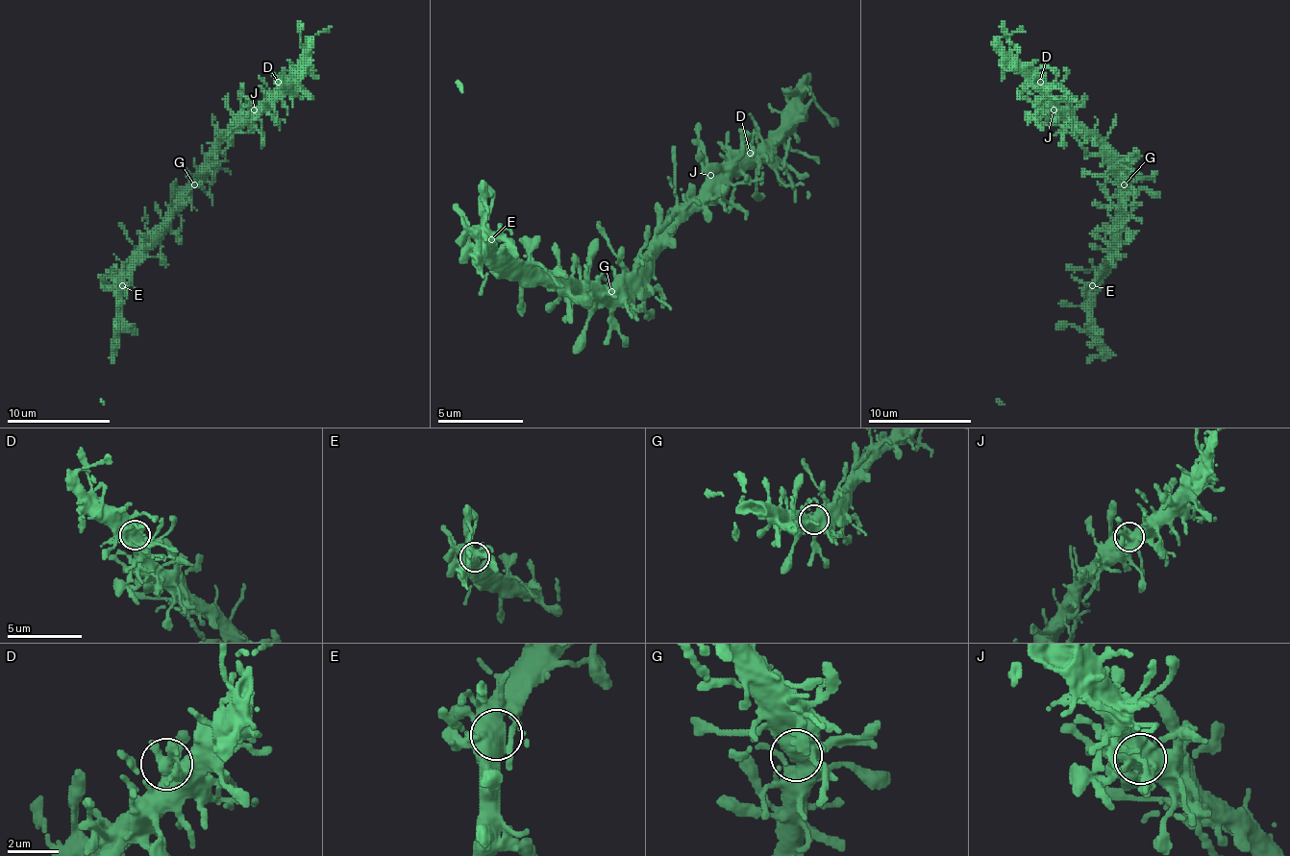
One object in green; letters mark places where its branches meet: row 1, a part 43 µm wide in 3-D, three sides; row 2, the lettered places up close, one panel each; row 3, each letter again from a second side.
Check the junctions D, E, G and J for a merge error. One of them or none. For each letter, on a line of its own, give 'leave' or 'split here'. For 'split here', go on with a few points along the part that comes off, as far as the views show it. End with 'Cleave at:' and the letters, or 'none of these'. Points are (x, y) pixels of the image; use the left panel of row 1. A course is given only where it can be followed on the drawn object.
D: leave
E: leave
G: leave
J: leave
Cleave at: none of these

